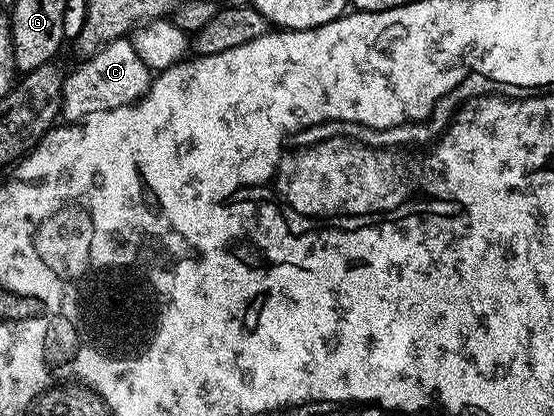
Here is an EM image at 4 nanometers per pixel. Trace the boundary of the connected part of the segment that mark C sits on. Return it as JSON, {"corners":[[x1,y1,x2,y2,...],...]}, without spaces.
{"corners":[[122,39,107,43,96,53,86,56,82,65,66,72,61,86,61,117,69,123,80,123,99,111,131,105,149,90,151,71,135,55,132,40]]}

